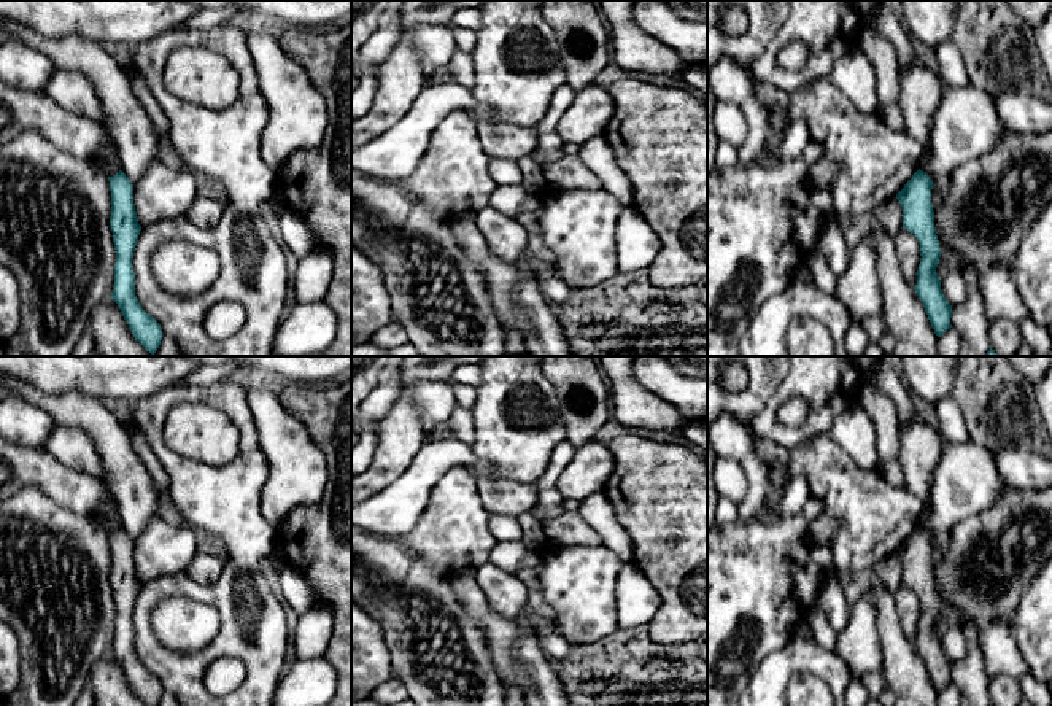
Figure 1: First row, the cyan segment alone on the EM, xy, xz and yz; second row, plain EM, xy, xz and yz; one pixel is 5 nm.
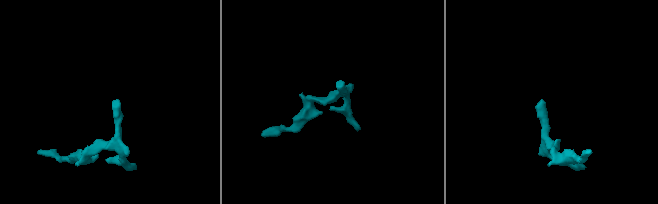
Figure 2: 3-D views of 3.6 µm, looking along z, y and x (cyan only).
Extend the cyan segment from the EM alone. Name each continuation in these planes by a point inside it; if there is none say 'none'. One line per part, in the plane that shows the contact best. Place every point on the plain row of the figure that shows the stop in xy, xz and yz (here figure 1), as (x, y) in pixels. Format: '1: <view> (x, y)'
none

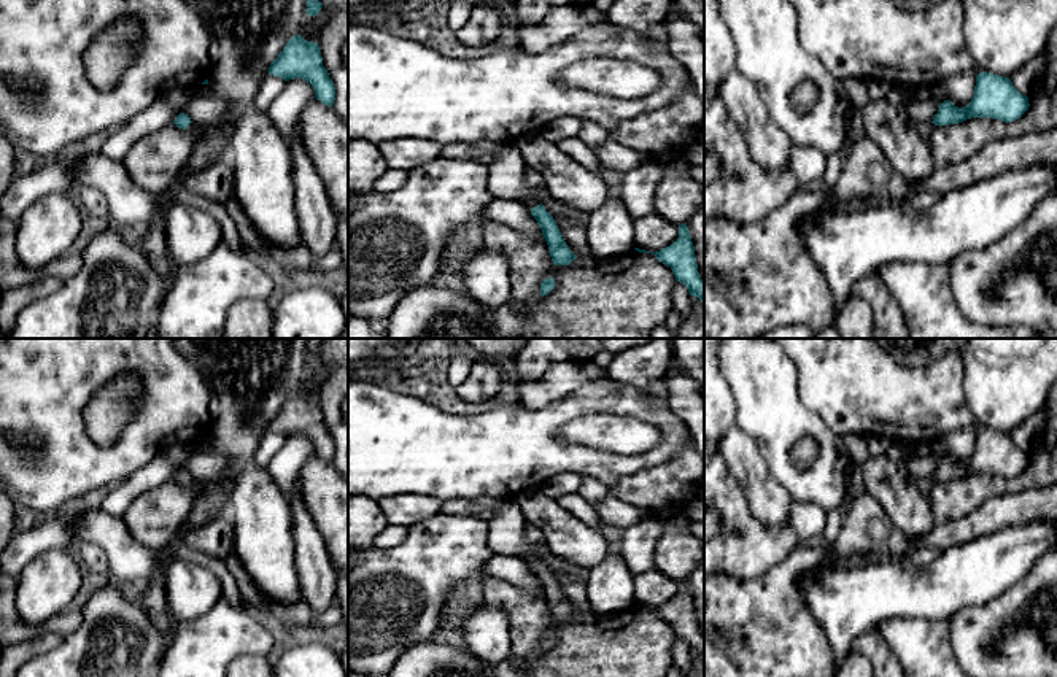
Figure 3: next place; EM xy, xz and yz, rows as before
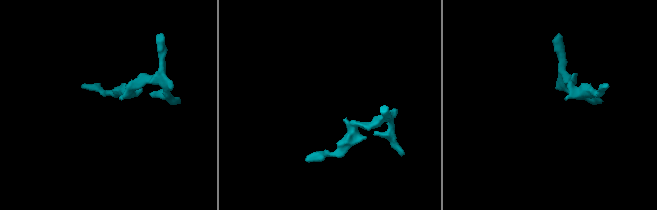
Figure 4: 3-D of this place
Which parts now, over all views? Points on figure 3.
1: xz (534, 534)

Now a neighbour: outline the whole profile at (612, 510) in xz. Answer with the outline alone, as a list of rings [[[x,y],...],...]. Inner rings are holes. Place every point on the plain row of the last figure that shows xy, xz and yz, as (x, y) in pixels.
[[[607,496],[604,501],[598,502],[594,510],[602,521],[617,528],[628,528],[655,516],[655,513],[623,502],[614,496]]]

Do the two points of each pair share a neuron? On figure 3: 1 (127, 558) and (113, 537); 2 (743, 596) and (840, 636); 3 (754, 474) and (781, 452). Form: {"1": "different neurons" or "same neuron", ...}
{"1": "same neuron", "2": "different neurons", "3": "different neurons"}

